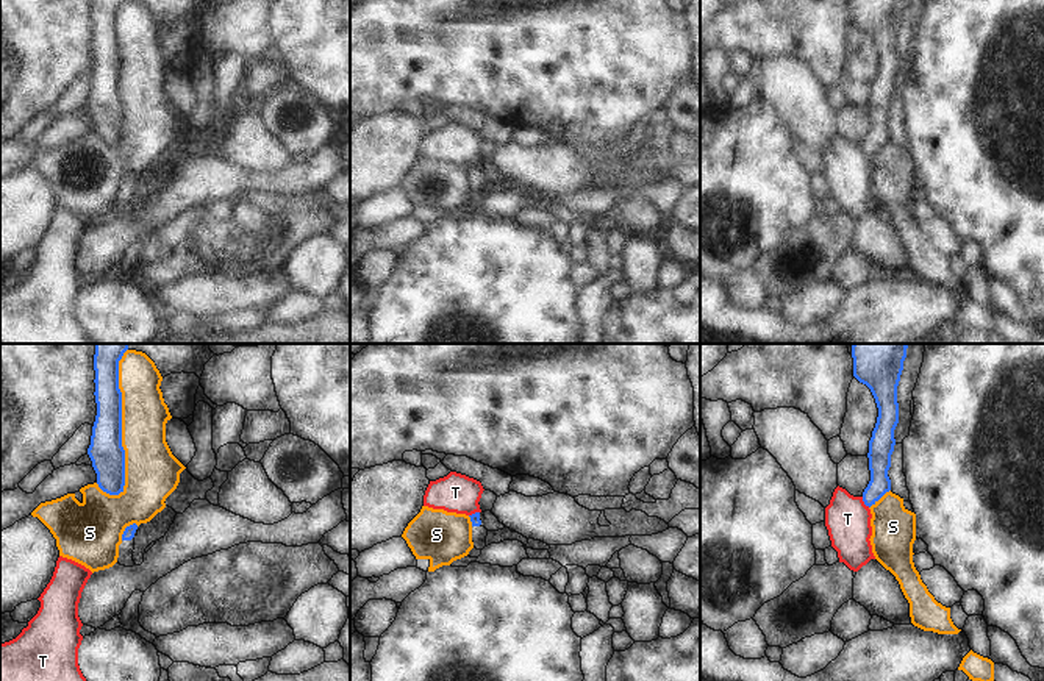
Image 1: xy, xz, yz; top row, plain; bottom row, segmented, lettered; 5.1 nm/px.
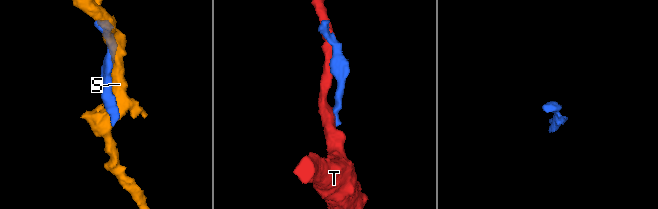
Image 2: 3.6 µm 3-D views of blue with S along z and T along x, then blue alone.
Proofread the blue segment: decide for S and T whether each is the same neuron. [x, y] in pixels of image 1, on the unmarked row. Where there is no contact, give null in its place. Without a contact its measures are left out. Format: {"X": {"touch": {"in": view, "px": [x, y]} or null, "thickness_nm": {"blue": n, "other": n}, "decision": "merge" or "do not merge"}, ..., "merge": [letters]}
{"S": {"touch": {"in": "xy", "px": [121, 77]}, "thickness_nm": {"blue": 180, "other": 260}, "decision": "do not merge"}, "T": {"touch": {"in": "yz", "px": [865, 153]}, "thickness_nm": {"blue": 110, "other": 240}, "decision": "do not merge"}, "merge": []}

